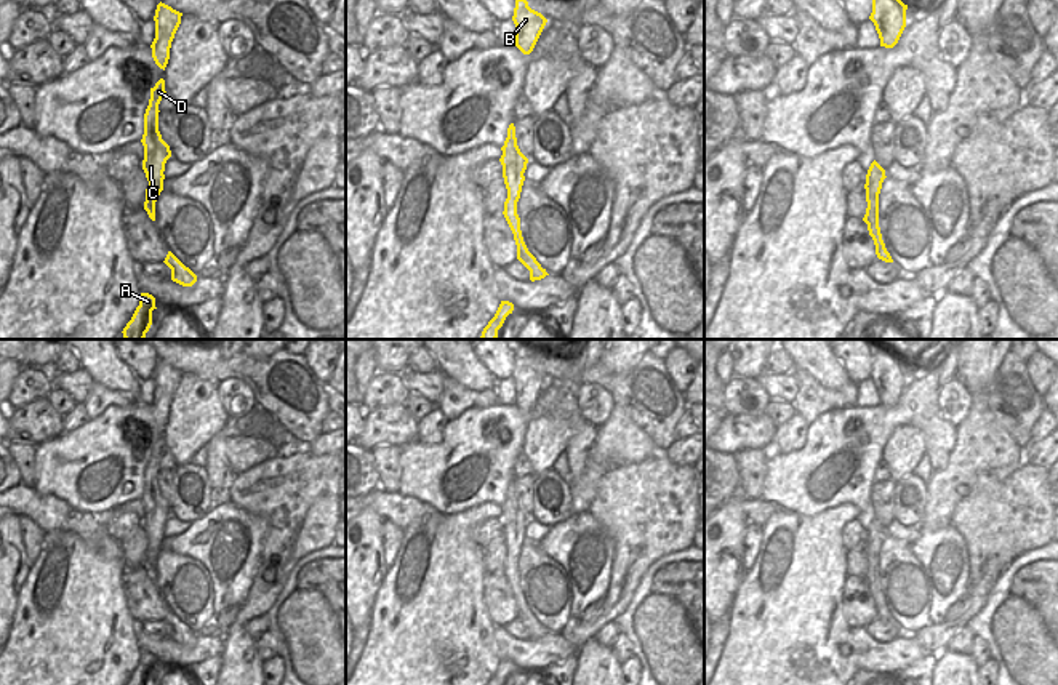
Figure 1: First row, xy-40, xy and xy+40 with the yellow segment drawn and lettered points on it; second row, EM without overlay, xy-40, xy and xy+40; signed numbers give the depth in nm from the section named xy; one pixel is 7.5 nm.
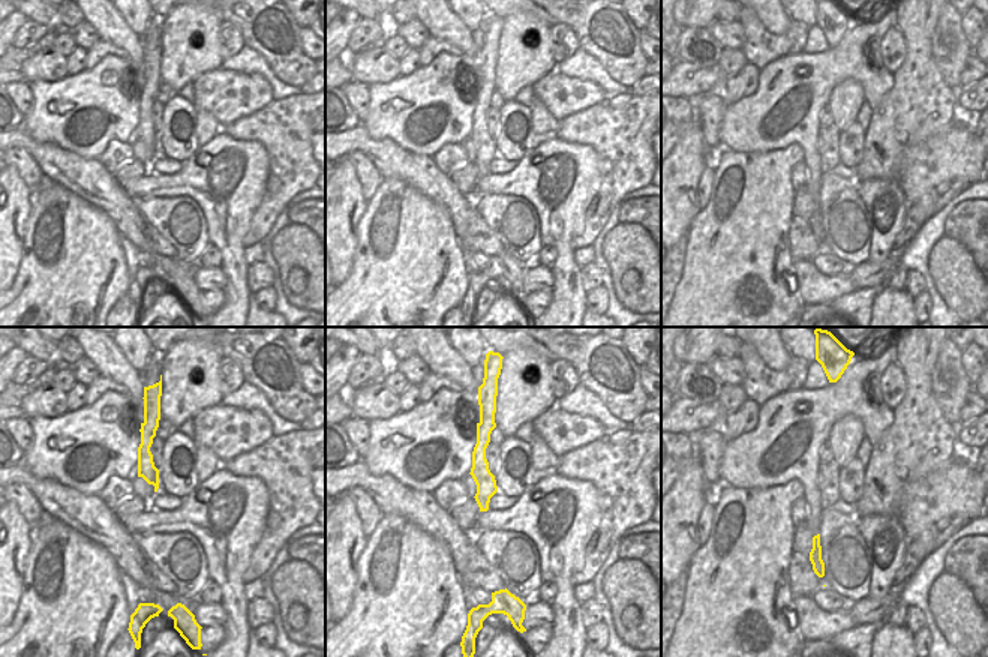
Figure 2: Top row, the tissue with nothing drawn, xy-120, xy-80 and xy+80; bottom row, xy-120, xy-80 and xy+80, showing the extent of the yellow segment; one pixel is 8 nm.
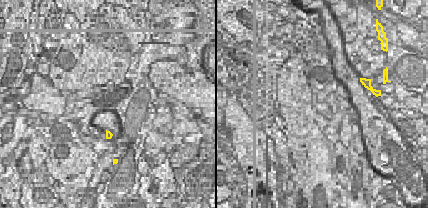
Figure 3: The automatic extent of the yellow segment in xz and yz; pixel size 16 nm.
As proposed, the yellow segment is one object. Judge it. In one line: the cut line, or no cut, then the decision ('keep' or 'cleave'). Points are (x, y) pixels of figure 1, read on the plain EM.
no cut; keep

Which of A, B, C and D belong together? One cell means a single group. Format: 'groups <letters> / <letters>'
groups A B C D

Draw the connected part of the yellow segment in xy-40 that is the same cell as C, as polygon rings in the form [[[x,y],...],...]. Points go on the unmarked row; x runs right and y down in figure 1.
[[[160,437],[155,445],[150,447],[150,458],[144,472],[144,493],[141,498],[144,504],[142,528],[149,539],[144,568],[152,579],[155,579],[155,560],[163,549],[165,522],[171,515],[170,504],[162,498],[158,490],[158,463],[165,451],[165,439]]]

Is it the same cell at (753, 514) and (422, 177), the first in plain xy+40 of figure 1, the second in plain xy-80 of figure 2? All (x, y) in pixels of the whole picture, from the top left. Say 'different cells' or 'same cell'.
same cell

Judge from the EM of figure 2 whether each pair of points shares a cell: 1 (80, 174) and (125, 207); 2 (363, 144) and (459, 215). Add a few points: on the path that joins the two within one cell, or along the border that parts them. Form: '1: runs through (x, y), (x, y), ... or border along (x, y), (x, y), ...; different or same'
1: runs through (90, 180), (114, 201); same
2: runs through (389, 158), (420, 171), (440, 189); same

